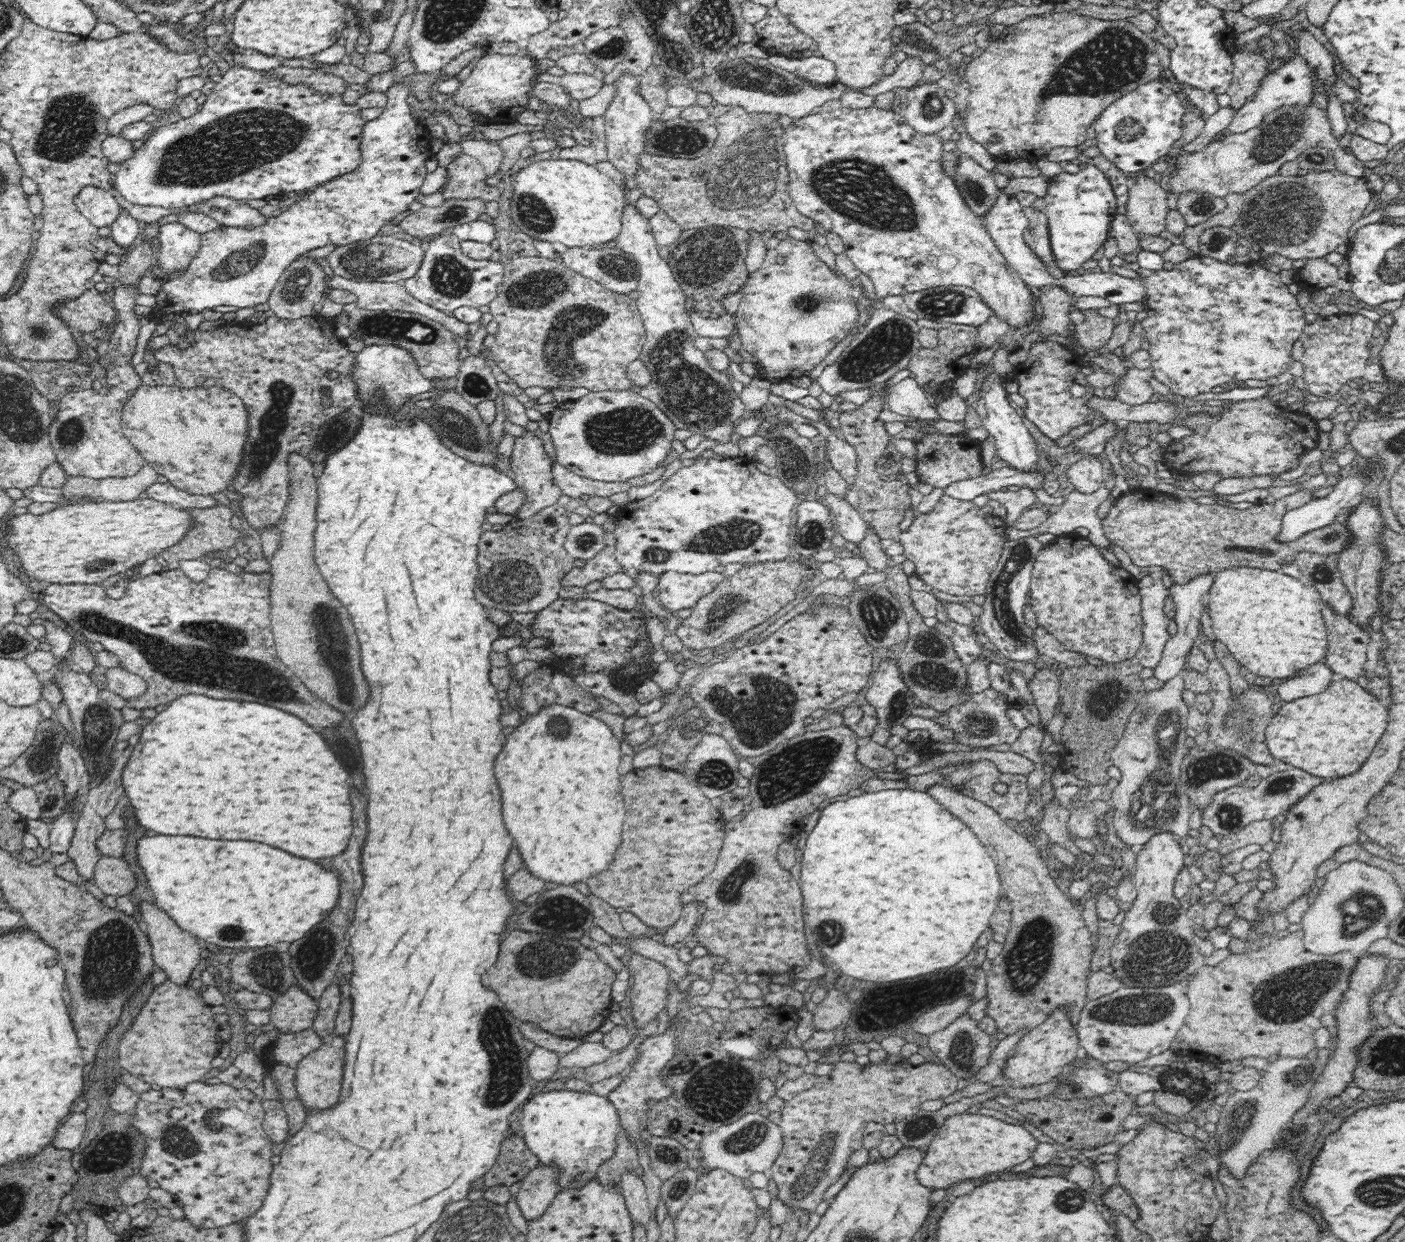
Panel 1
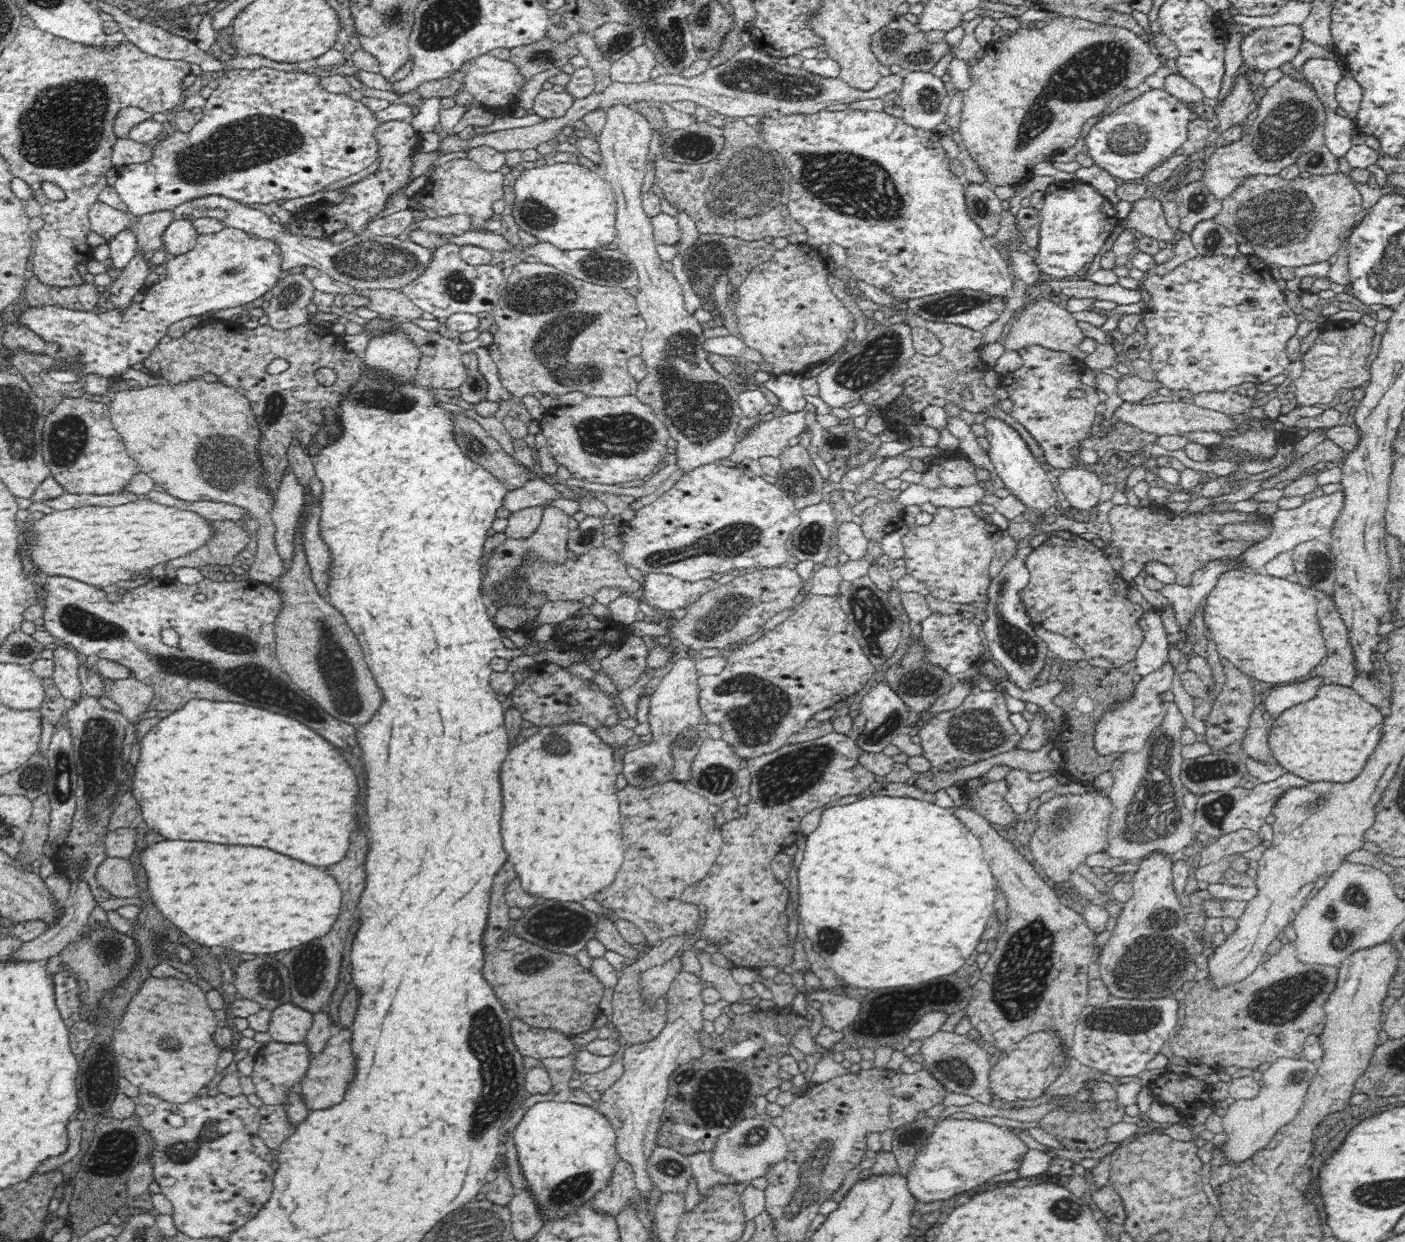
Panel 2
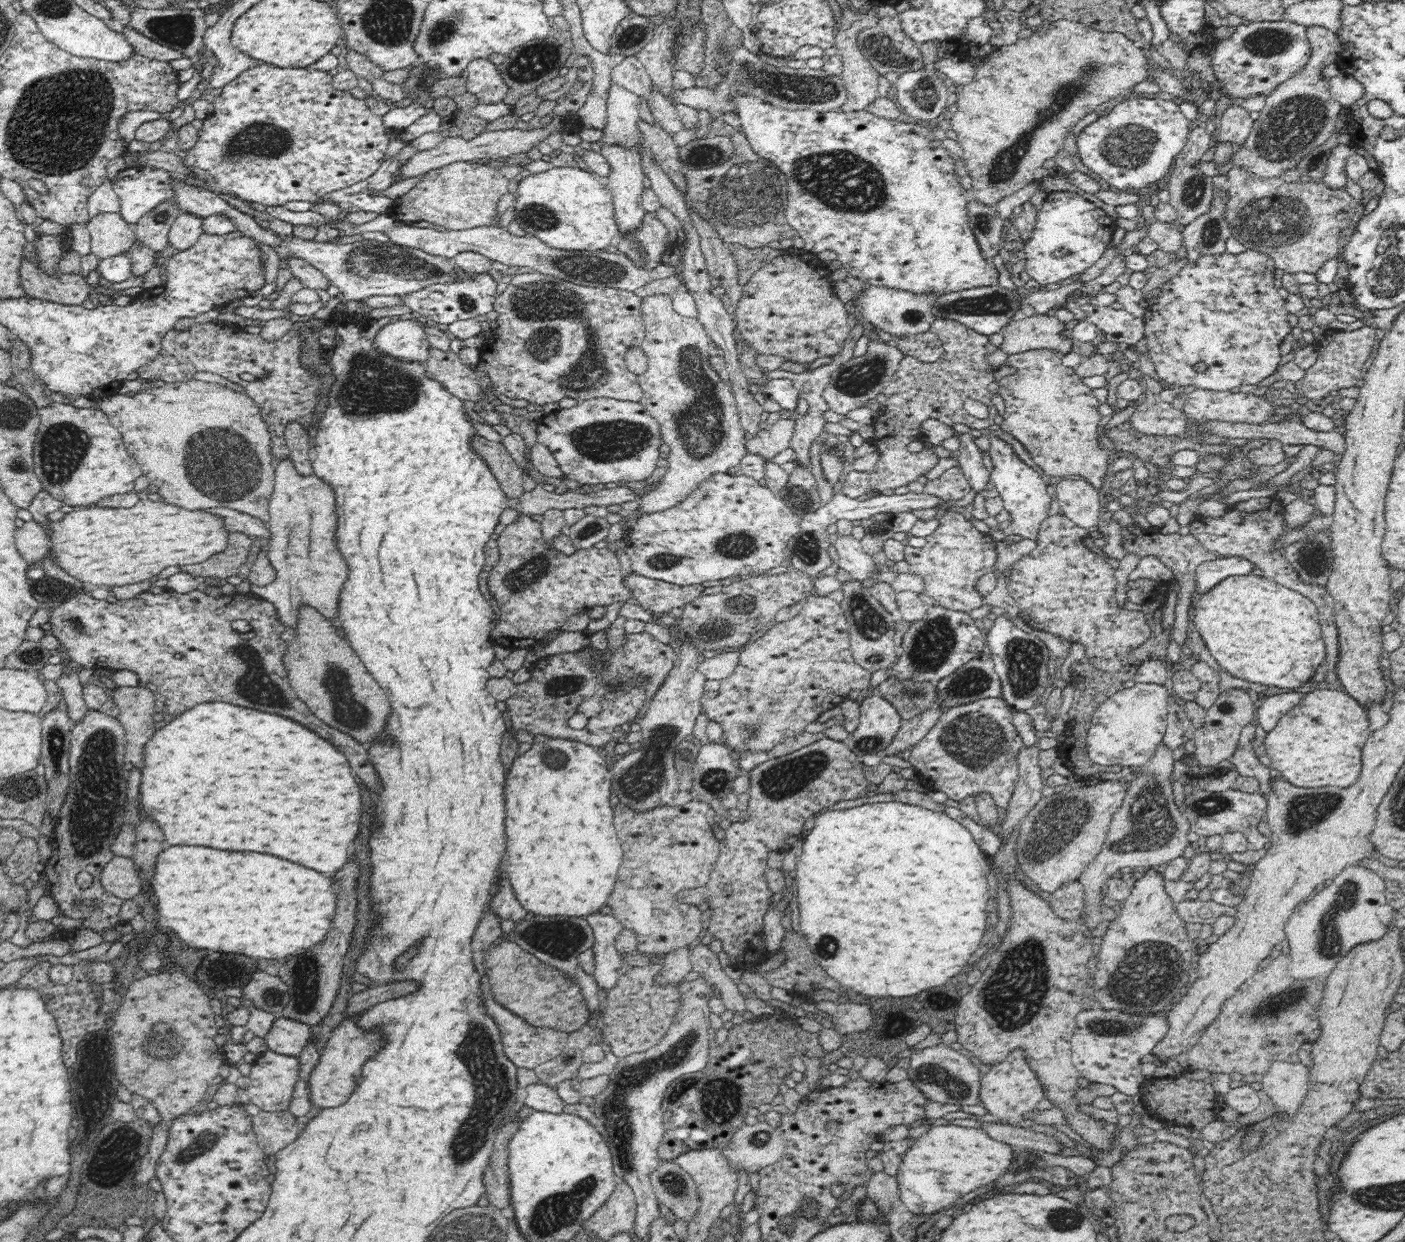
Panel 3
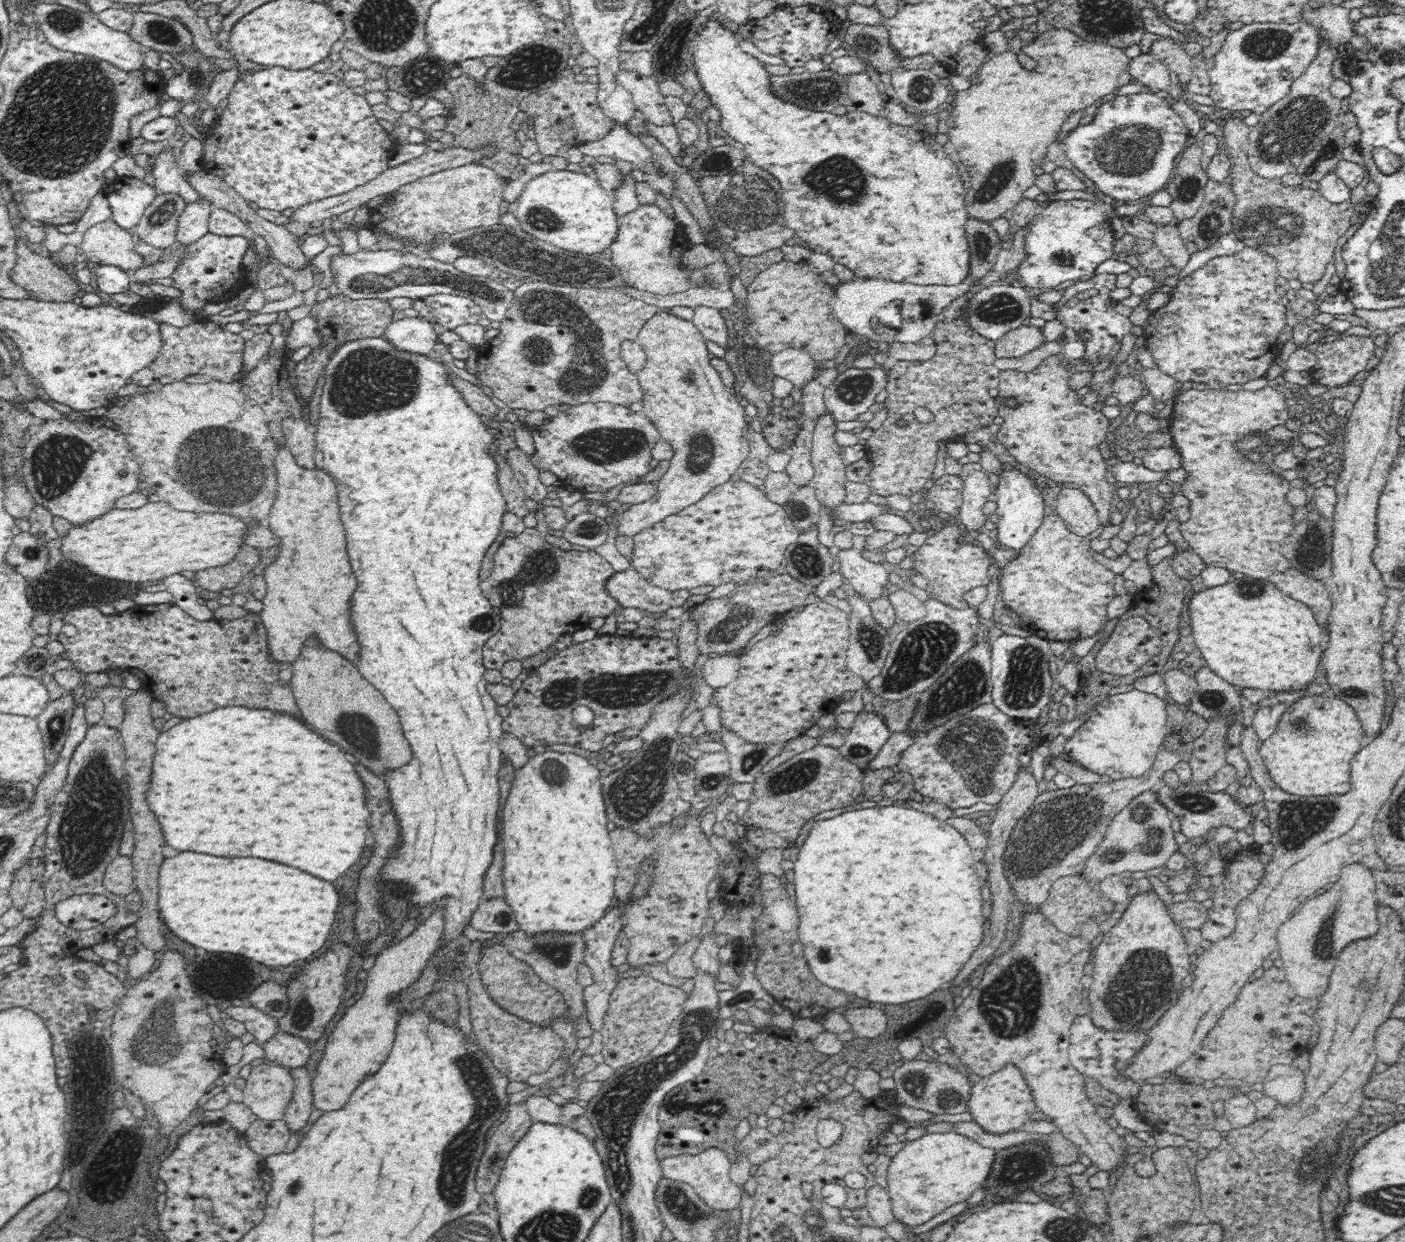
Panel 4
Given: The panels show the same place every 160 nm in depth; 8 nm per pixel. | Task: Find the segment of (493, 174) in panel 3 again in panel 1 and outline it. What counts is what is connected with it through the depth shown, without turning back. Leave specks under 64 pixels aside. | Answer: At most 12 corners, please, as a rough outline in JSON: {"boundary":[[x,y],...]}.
{"boundary":[[461,152],[439,191],[452,199],[497,201],[478,160]]}

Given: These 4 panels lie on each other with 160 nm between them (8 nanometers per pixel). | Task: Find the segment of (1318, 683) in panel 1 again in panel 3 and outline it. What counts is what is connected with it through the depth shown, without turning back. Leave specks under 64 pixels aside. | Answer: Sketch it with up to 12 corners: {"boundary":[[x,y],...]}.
{"boundary":[[1303,693],[1270,696],[1255,706],[1255,719],[1270,732]]}

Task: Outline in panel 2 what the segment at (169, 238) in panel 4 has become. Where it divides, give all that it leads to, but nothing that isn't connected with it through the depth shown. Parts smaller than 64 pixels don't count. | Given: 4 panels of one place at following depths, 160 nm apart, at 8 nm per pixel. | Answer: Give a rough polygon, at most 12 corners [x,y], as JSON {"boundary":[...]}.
{"boundary":[[171,210],[139,216],[134,229],[139,249],[161,250]]}

